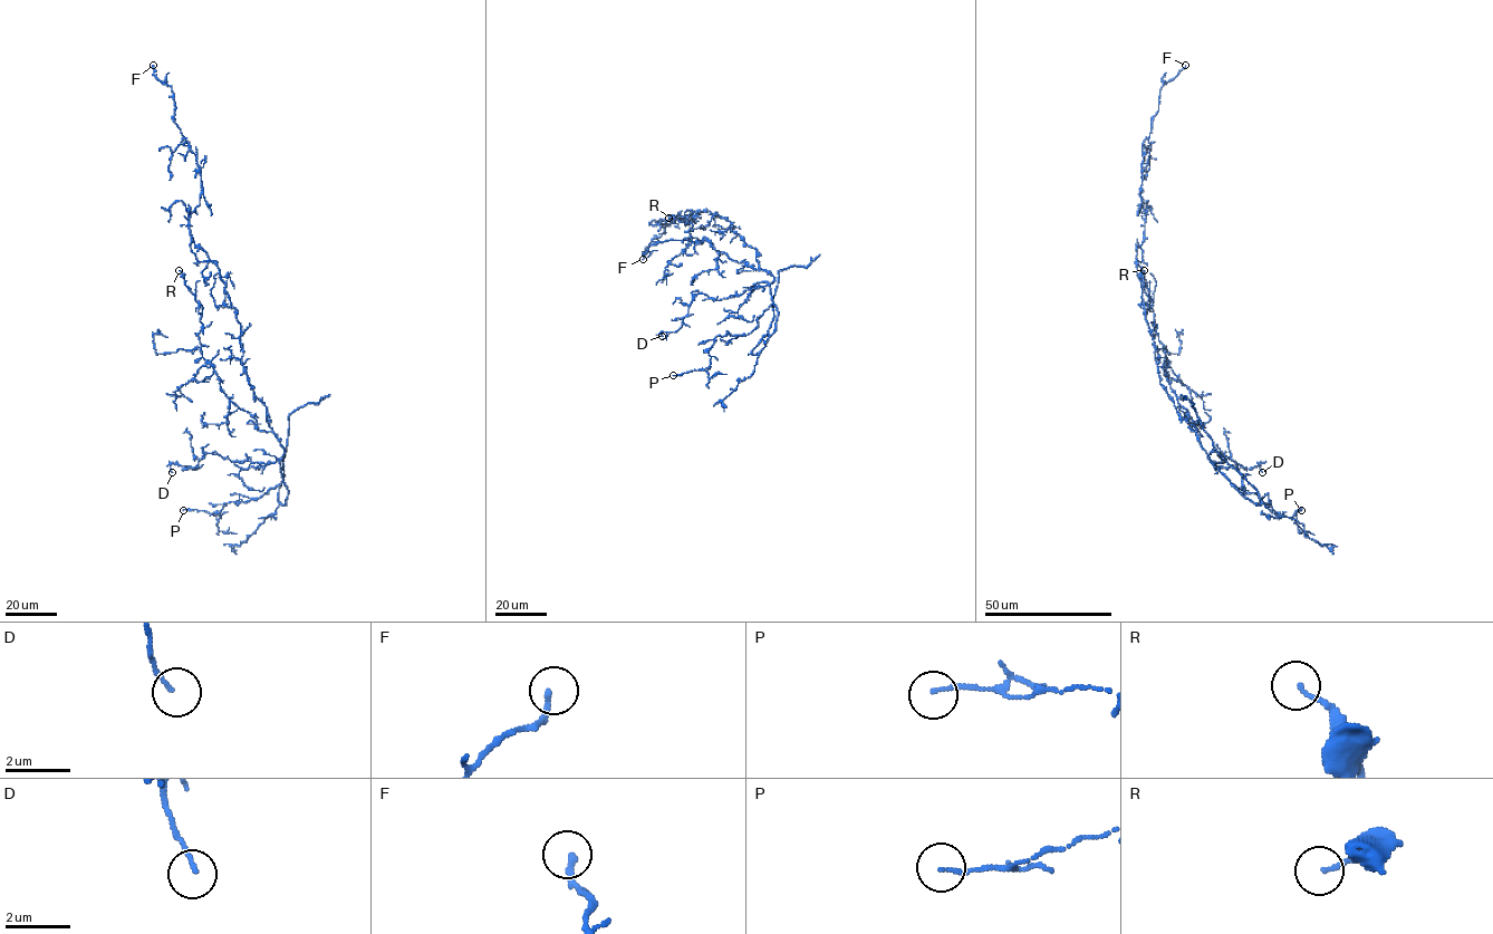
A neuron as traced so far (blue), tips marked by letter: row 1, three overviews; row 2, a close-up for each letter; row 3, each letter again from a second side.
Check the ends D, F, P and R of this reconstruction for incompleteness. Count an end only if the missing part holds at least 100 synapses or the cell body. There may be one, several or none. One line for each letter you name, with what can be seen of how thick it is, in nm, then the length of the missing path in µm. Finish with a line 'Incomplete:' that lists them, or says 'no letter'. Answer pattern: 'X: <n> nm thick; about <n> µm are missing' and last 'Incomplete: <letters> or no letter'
Incomplete: no letter

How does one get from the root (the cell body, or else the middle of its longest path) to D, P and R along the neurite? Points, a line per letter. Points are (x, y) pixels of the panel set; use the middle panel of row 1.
D: (731, 230), (757, 250), (758, 266), (773, 280), (720, 299), (697, 294), (682, 326), (662, 336)
P: (731, 230), (757, 250), (758, 266), (773, 277), (772, 304), (751, 333), (714, 338), (706, 369), (673, 375)
R: (731, 230), (757, 250), (762, 270), (733, 261), (706, 239), (693, 241), (689, 232), (692, 223), (668, 218)

